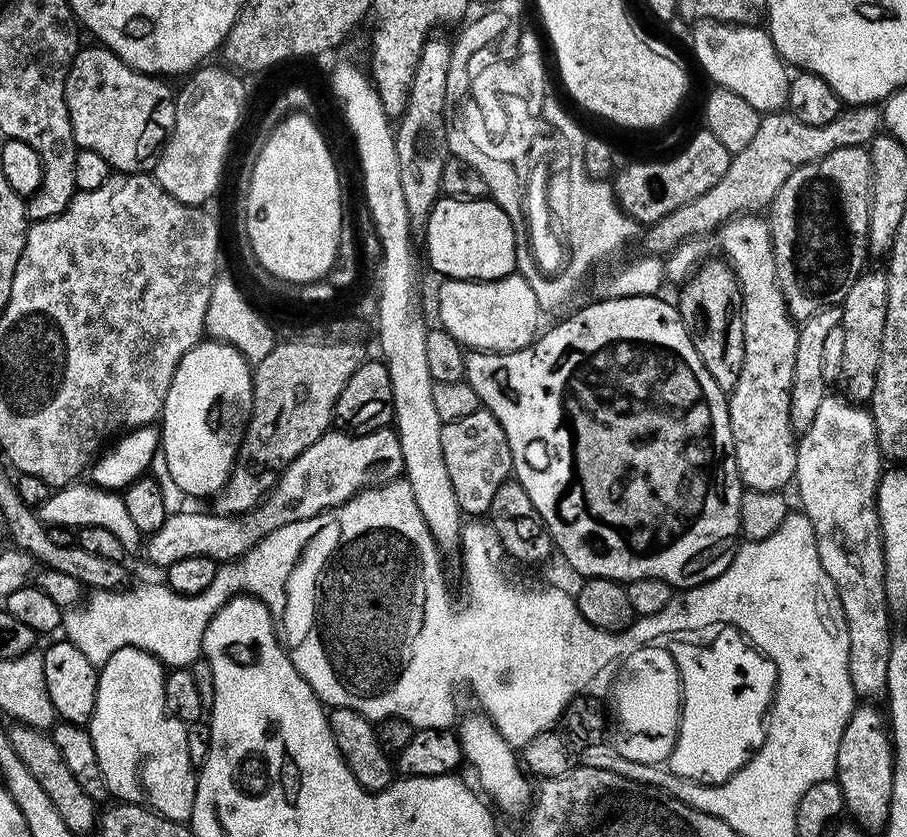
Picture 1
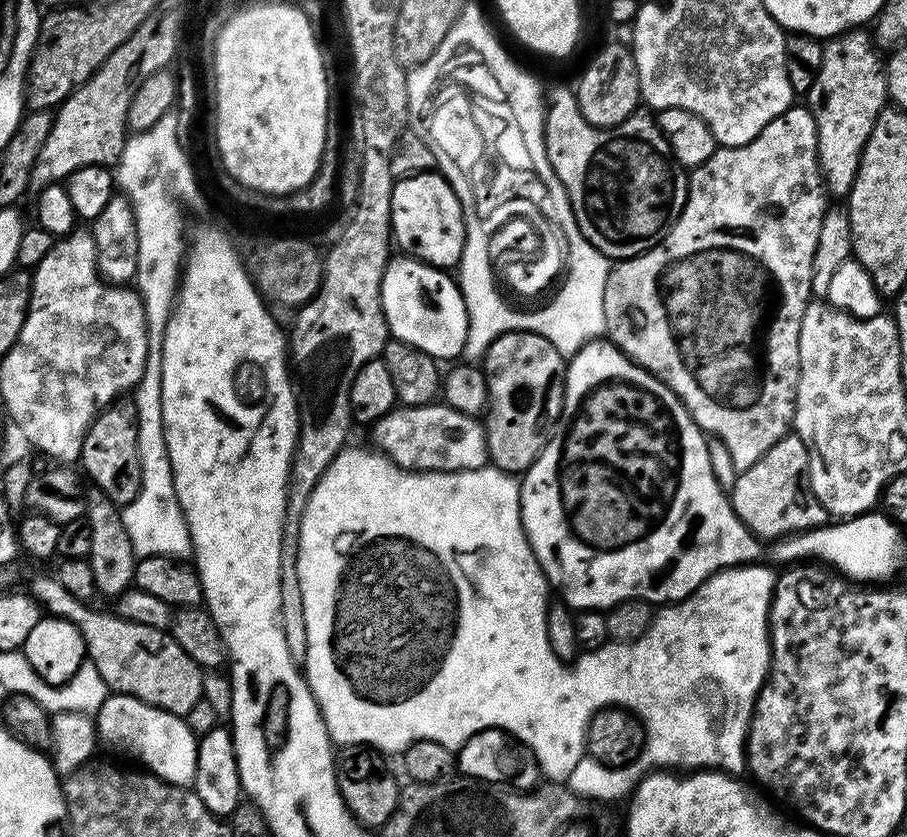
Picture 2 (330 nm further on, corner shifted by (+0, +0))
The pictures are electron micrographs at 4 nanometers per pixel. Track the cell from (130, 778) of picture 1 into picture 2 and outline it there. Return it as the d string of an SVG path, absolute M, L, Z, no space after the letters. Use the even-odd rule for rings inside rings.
M112 694L112 697L105 699L100 705L99 712L95 713L96 728L100 736L112 748L120 752L129 752L136 760L141 760L143 767L151 775L159 776L161 781L168 786L188 786L196 778L196 746L198 736L188 728L184 718L164 712L161 708L150 706L133 696L121 696Z

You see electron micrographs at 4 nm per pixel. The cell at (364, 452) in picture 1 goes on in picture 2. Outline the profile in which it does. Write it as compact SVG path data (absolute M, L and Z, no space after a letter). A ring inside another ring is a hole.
M433 402L422 406L396 406L371 425L373 445L393 460L398 467L413 472L459 472L470 468L483 468L489 463L484 446L484 425L475 416L467 416L443 402Z

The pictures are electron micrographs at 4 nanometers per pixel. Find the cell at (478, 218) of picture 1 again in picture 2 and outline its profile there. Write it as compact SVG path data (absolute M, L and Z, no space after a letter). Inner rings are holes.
M439 171L417 172L393 183L392 235L401 253L441 270L457 267L465 235L462 206Z

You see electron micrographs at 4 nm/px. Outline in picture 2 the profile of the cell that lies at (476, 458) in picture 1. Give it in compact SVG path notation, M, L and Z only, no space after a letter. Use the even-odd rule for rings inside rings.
M506 332L490 342L482 367L488 387L488 406L482 413L488 459L501 472L523 474L544 447L546 436L540 433L540 419L552 379L563 377L566 371L565 357L540 333Z

